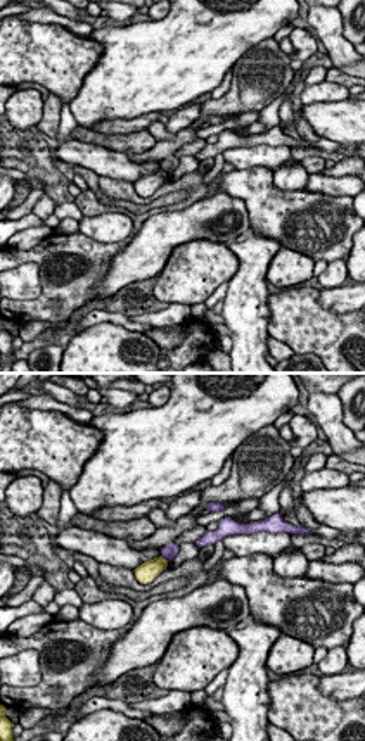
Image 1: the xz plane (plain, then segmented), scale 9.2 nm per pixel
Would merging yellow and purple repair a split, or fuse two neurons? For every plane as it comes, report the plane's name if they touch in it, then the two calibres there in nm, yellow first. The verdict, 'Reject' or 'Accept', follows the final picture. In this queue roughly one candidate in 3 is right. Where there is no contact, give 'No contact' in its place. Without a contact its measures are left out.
Touches yellow in xz. Thickness 180 nm (yellow) against 140 nm

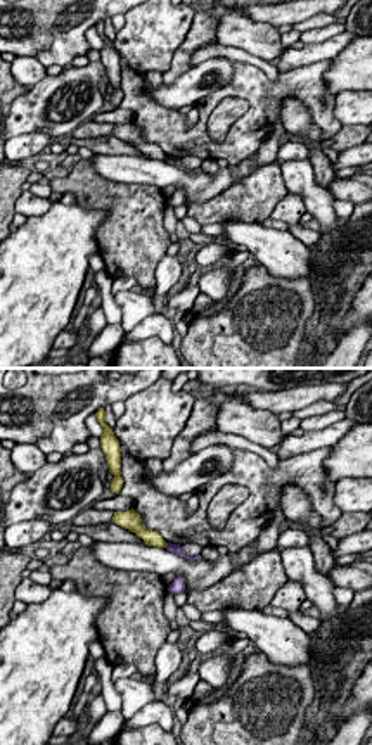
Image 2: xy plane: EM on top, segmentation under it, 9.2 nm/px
Touches yellow in xy. Thickness 160 nm (yellow) against 100 nm

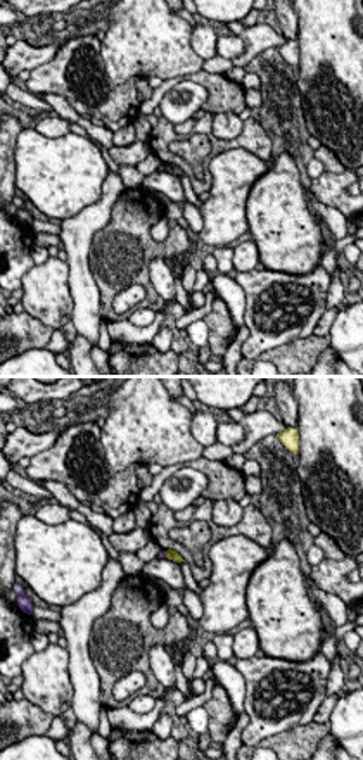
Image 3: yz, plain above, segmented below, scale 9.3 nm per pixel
Touches yellow in yz. Thickness 100 nm (yellow) against 60 nm

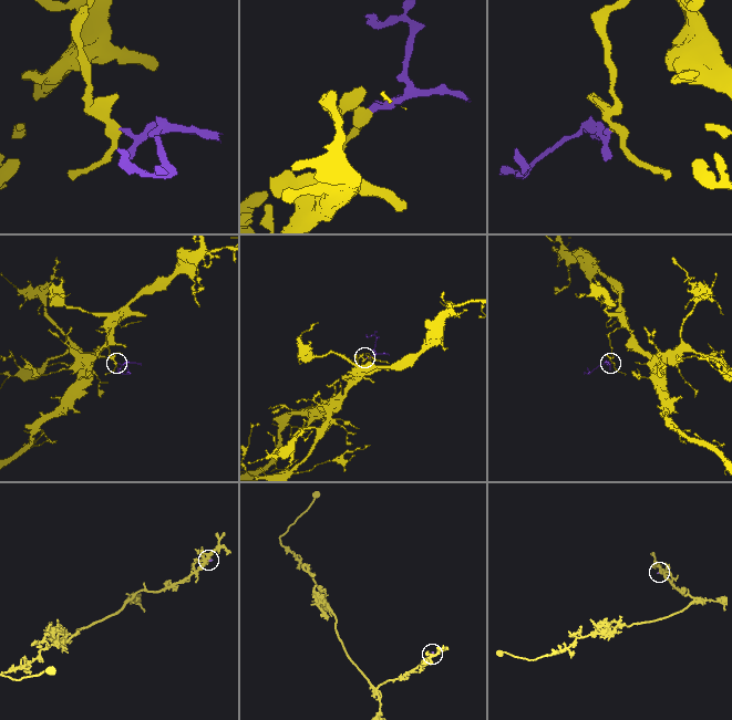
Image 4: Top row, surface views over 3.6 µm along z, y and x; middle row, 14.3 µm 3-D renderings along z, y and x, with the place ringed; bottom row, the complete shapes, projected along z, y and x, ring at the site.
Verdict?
Reject

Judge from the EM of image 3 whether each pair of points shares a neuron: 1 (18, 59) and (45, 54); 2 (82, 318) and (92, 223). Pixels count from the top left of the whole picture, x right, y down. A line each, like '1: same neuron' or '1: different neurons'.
1: same neuron
2: same neuron

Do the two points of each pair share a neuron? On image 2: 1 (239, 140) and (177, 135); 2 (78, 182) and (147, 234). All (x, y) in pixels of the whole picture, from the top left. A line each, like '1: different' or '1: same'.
1: same
2: same

